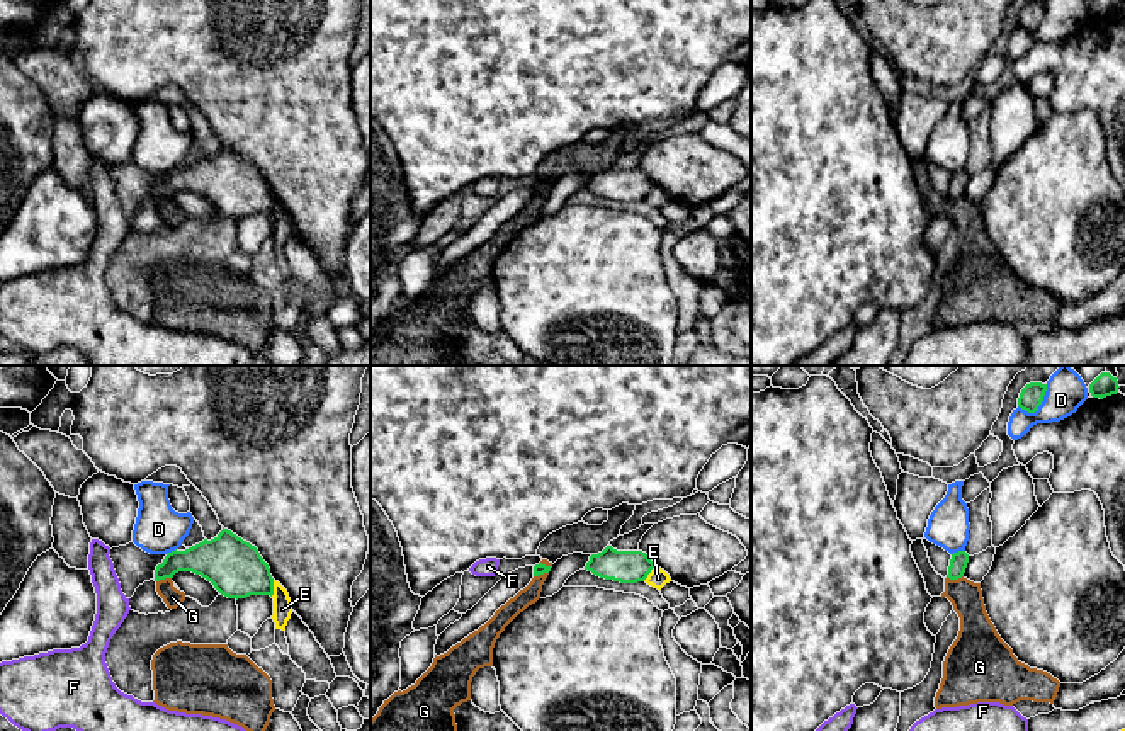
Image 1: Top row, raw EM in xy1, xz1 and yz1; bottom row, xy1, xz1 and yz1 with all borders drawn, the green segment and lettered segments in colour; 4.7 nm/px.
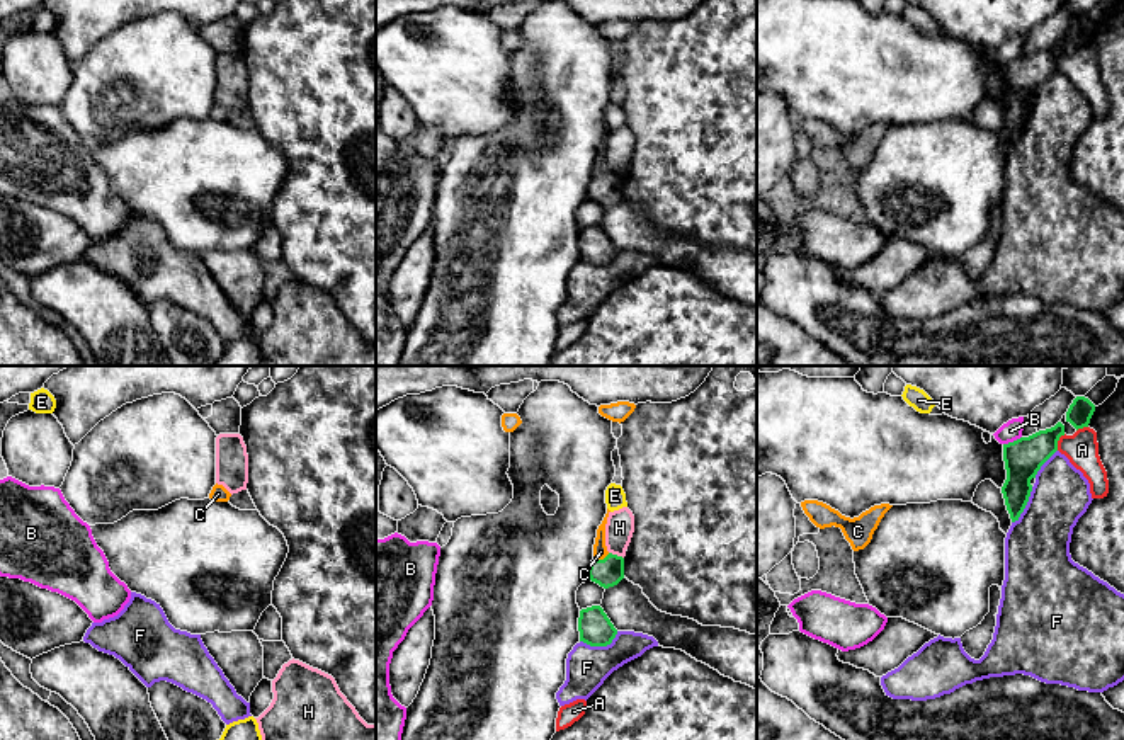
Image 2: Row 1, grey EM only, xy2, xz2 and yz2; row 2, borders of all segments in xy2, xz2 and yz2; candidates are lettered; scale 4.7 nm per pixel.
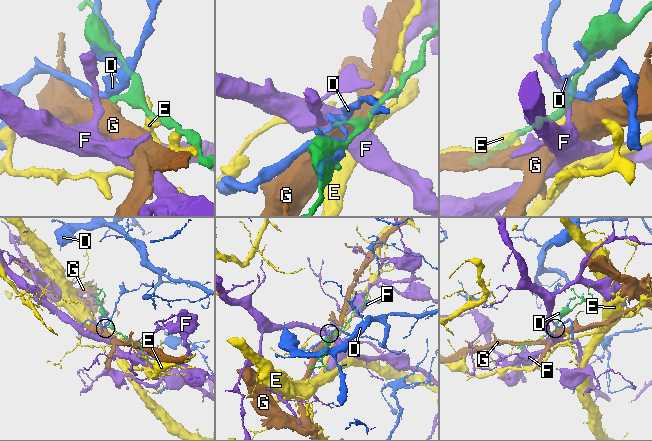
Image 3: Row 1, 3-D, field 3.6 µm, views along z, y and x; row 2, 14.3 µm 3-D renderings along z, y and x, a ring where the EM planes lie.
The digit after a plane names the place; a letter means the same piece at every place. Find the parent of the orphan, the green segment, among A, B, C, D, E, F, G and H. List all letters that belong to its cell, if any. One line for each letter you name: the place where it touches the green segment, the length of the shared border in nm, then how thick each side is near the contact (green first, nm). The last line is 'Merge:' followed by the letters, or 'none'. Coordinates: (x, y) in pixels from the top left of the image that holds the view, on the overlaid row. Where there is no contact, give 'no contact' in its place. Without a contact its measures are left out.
C: xz2 (601, 560) | 90 nm | 140/70 nm
Merge: C

